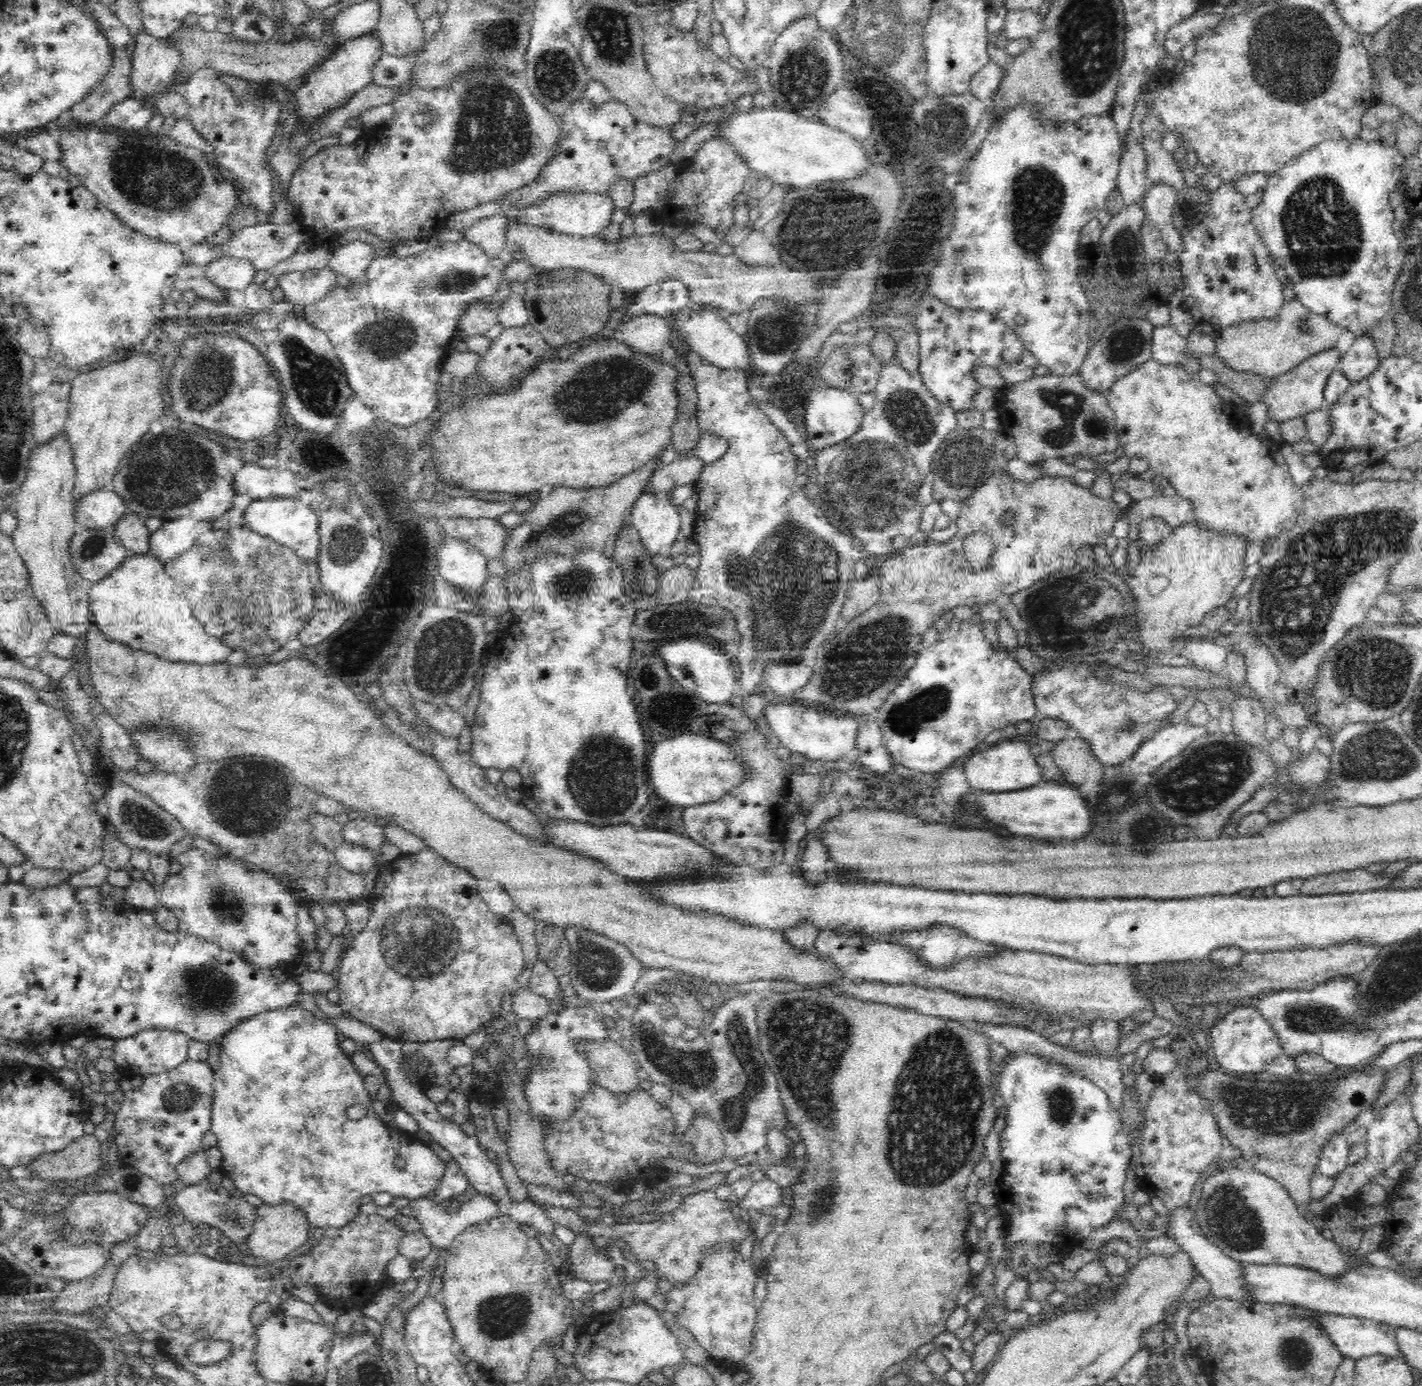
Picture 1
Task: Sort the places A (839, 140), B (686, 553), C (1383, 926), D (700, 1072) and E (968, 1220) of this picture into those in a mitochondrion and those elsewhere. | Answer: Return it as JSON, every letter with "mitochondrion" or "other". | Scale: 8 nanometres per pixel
{"A":"other","B":"other","C":"other","D":"mitochondrion","E":"other"}

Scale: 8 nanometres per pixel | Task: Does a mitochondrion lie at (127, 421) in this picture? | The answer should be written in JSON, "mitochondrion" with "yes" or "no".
{"mitochondrion":"no"}

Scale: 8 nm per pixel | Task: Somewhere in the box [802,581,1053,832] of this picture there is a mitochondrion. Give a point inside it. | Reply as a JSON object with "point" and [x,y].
{"point":[870,656]}

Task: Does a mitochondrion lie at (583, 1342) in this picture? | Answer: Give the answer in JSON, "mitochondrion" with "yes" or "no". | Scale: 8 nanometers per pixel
{"mitochondrion":"no"}

